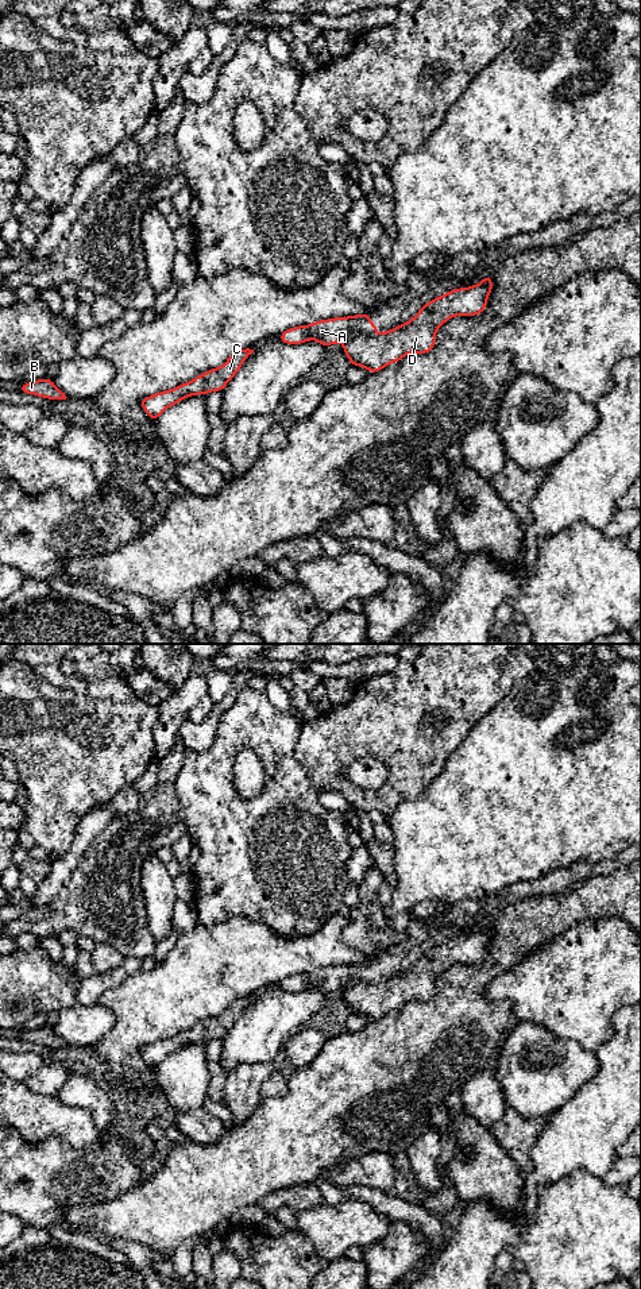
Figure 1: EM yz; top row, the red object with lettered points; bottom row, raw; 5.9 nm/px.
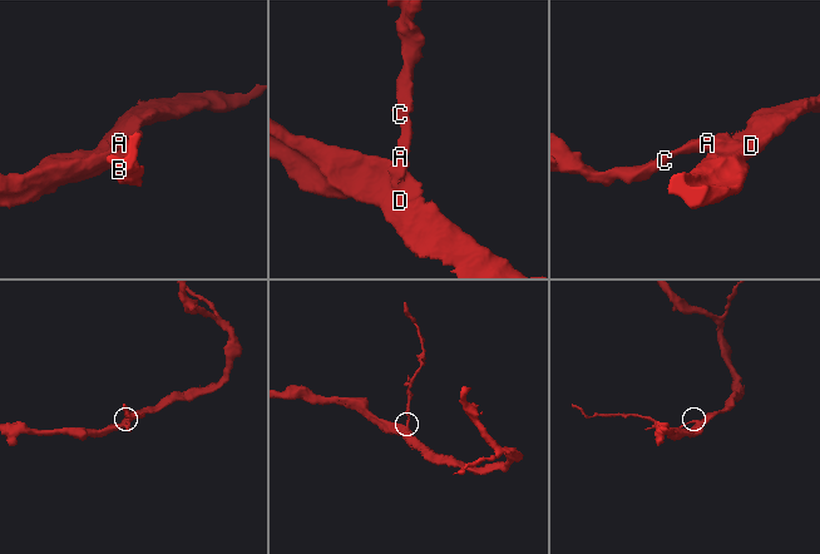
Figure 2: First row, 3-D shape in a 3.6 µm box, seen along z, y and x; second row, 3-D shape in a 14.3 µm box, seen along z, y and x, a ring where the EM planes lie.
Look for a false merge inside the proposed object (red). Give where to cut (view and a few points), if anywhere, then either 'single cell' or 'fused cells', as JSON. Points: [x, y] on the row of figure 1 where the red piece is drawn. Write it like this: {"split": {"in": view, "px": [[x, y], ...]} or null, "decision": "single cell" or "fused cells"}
{"split": {"in": "yz", "px": [[371, 334], [352, 334], [343, 344]]}, "decision": "fused cells"}

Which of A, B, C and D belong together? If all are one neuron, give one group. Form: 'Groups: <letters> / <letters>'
Groups: A B C / D

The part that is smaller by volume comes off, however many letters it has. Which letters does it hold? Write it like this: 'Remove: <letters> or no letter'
Remove: A, B, C

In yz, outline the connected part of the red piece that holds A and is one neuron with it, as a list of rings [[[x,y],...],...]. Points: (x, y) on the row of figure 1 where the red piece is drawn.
[[[368,313],[347,317],[335,317],[328,320],[314,321],[309,325],[298,325],[286,329],[279,335],[285,344],[302,344],[308,340],[317,340],[328,348],[332,343],[345,343],[355,333],[372,335],[378,332],[378,327],[371,323]]]

